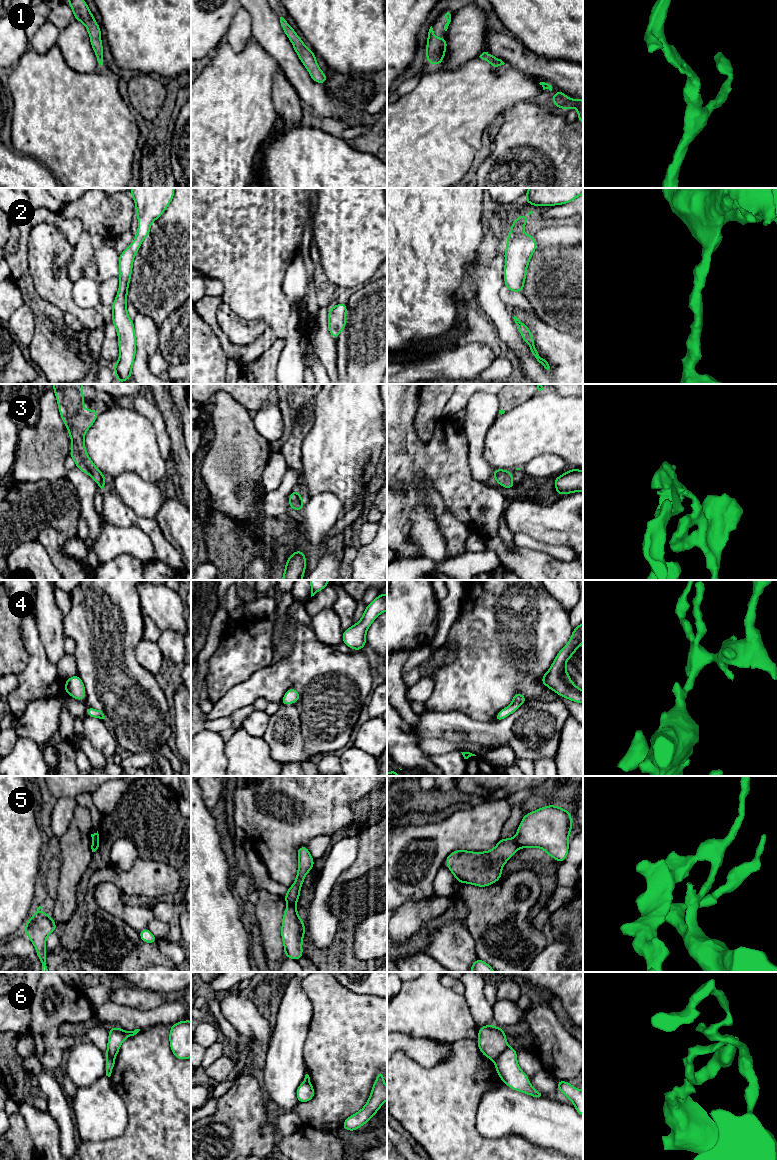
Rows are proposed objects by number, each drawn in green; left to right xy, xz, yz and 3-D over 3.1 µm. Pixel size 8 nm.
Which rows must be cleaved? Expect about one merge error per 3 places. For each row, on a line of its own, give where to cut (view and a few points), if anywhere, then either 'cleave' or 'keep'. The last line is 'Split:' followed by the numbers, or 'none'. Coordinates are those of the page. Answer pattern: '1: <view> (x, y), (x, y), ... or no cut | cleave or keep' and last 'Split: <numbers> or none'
1: no cut | keep
2: no cut | keep
3: no cut | keep
4: no cut | keep
5: yz (514, 838), (519, 847) | cleave
6: yz (508, 1046), (494, 1061) | cleave
Split: 5, 6

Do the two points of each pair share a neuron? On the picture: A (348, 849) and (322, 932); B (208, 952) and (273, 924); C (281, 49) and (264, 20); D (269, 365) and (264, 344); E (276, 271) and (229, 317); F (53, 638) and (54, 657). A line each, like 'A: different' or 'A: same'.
A: same
B: different
C: same
D: different
E: different
F: same

